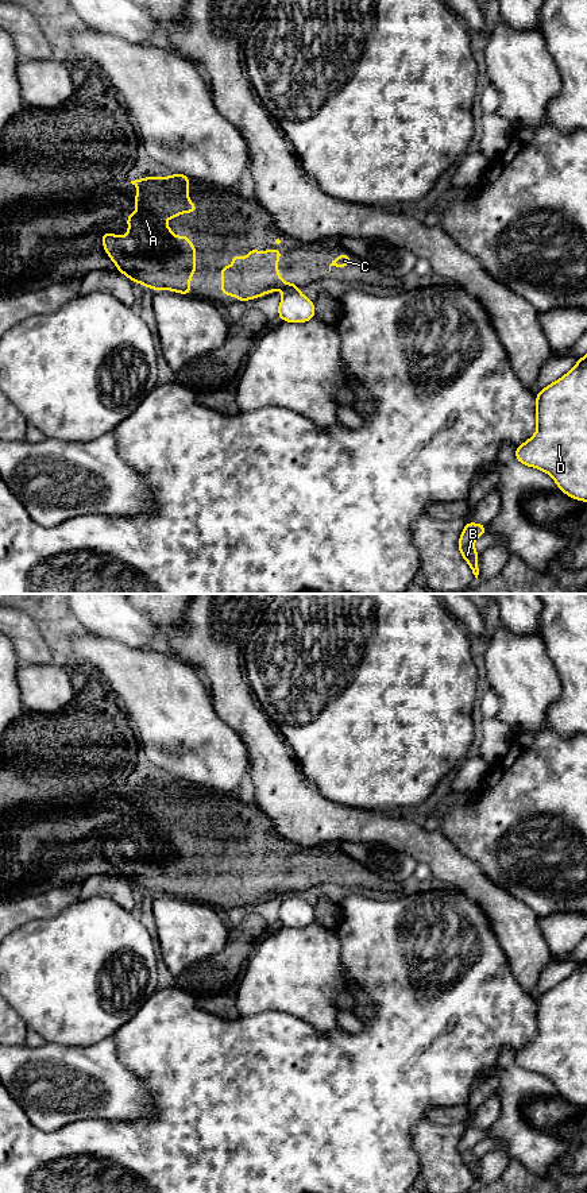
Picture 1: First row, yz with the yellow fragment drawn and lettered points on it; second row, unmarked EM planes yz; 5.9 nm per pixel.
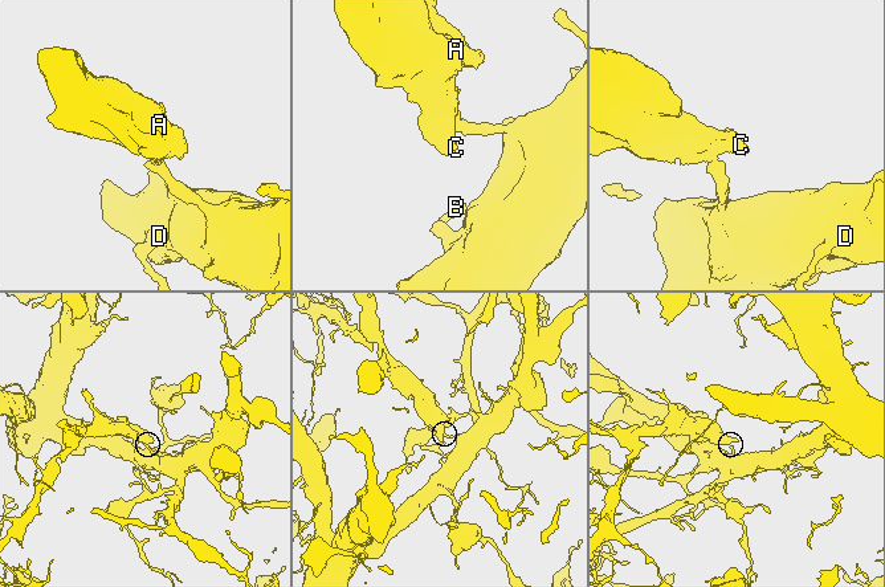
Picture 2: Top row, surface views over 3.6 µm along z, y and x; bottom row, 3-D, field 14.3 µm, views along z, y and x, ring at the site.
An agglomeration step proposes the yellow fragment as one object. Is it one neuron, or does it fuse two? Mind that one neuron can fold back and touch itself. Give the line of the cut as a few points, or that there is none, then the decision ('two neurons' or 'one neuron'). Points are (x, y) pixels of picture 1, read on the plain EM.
yz (297, 894), (288, 894), (285, 896) | two neurons

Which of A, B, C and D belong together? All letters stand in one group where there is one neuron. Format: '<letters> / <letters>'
A C / B D

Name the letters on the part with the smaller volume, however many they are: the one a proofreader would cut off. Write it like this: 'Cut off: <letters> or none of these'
Cut off: A, C

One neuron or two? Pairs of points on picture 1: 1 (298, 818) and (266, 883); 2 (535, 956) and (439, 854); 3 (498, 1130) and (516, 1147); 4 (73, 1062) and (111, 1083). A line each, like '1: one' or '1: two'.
1: two
2: one
3: one
4: one

